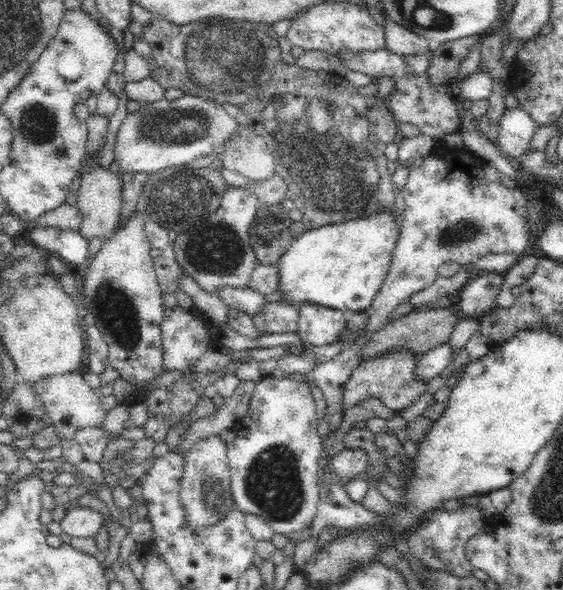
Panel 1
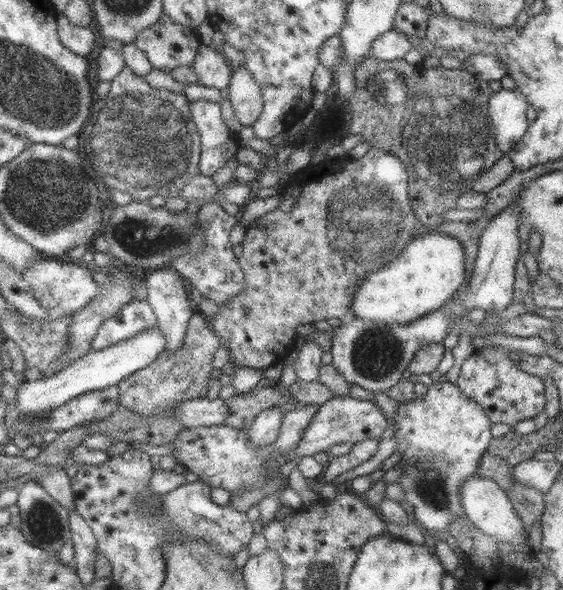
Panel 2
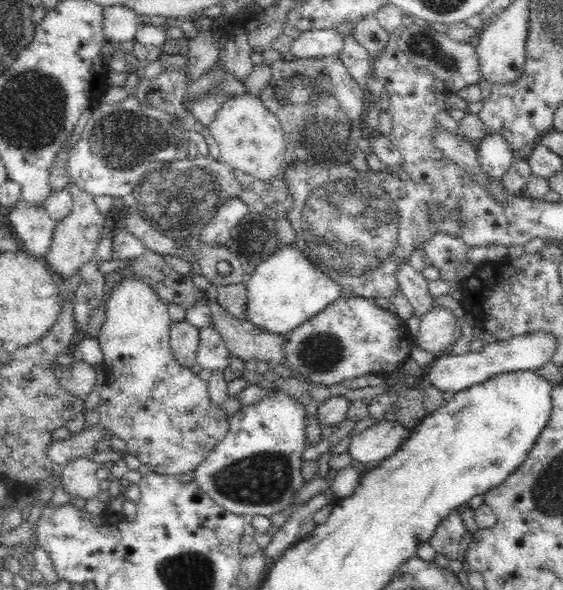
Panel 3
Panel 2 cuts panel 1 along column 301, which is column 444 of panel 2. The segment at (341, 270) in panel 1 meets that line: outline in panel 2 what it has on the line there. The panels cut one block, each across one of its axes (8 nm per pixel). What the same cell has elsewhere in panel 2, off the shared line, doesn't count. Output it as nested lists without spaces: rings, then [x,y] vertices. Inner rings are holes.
[[[431,231],[415,235],[391,261],[357,281],[351,293],[350,315],[383,324],[409,324],[411,320],[423,318],[449,302],[463,287],[465,258],[463,244],[449,234]]]

